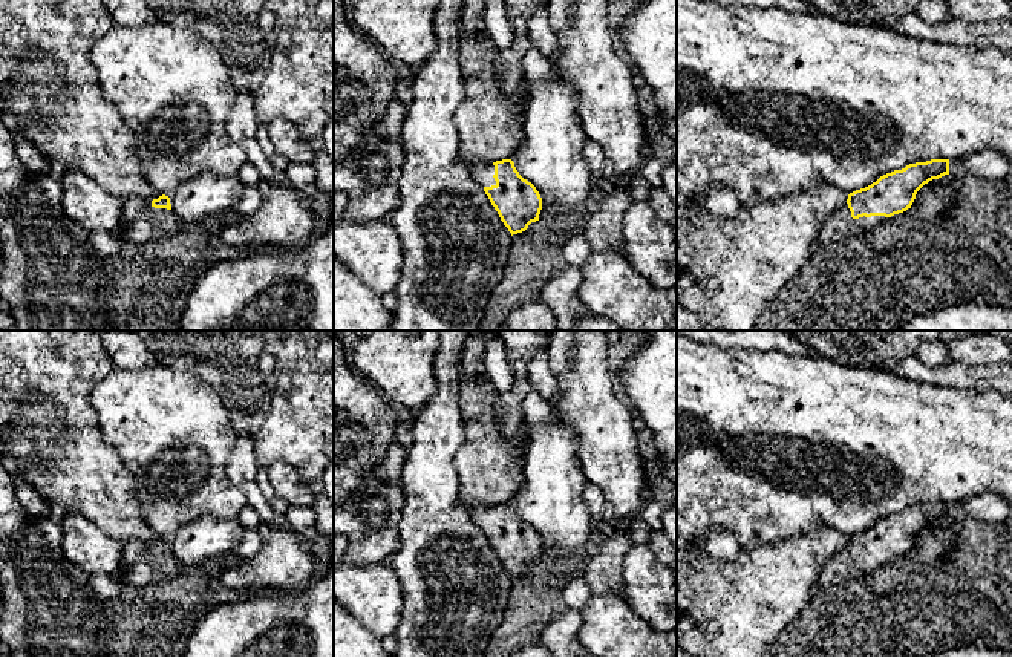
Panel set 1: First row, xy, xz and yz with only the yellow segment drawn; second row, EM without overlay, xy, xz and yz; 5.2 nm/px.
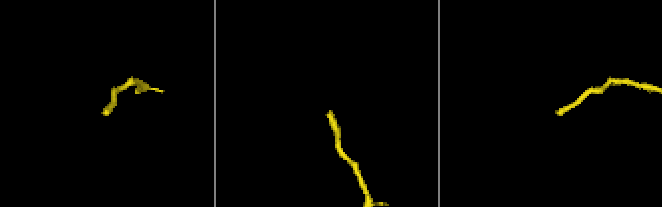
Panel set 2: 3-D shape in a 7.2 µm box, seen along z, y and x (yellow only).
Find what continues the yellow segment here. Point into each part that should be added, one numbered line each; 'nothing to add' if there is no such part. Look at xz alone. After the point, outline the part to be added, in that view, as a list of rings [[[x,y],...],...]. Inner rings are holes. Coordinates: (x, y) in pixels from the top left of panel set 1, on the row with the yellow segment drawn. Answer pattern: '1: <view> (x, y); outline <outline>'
1: xz (483, 173); outline [[[475,161],[468,165],[468,172],[481,187],[496,185],[493,178],[495,165],[482,161]]]

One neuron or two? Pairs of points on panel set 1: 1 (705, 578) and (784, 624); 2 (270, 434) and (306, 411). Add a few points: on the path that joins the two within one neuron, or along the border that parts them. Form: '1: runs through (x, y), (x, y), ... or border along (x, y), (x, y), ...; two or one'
1: runs through (724, 598), (732, 605), (764, 605); one
2: runs through (279, 434), (284, 434), (297, 420); one

